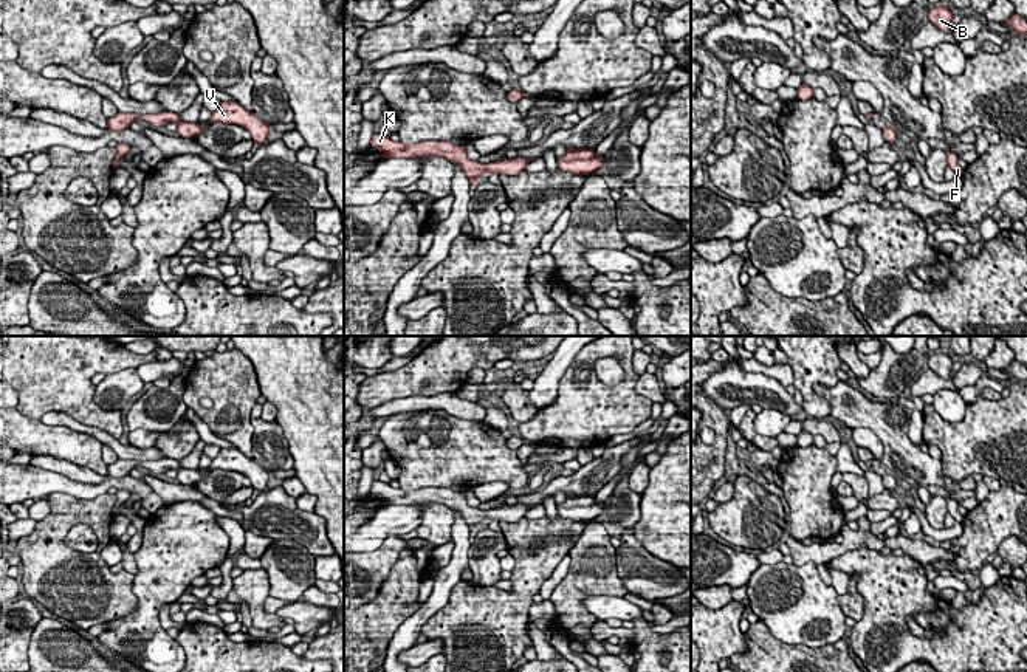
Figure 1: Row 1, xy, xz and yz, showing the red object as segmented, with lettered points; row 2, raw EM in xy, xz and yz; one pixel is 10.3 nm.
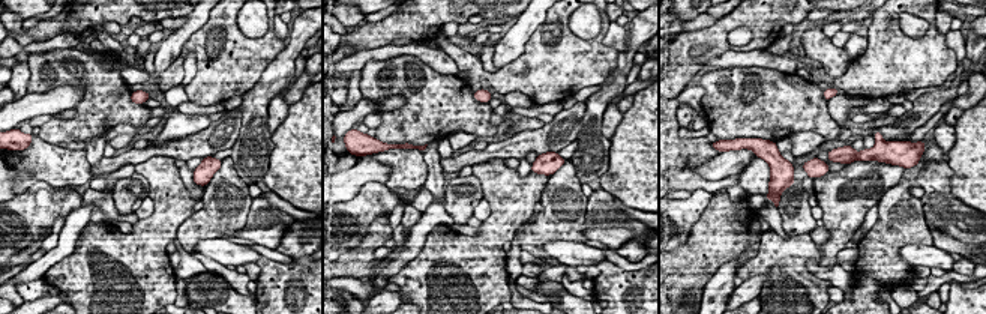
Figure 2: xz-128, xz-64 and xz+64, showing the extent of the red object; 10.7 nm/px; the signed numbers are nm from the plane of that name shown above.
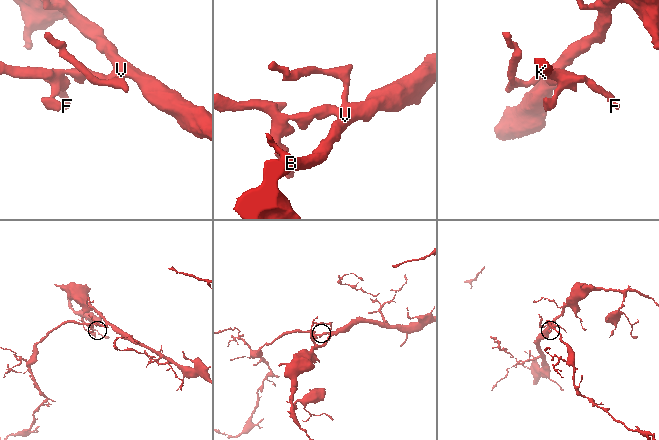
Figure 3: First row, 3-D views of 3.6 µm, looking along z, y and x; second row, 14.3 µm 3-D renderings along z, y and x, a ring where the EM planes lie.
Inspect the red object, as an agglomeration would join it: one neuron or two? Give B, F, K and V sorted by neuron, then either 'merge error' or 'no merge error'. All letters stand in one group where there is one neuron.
groups B F K V; no merge error

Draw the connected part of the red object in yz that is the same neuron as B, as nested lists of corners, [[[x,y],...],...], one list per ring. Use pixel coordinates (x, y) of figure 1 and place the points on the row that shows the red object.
[[[946,5],[934,6],[926,11],[928,20],[943,33],[951,33],[950,25],[953,23],[954,14]]]

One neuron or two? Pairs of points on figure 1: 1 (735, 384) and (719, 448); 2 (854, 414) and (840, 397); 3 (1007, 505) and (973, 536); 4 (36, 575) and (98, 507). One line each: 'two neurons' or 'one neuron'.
1: two neurons
2: one neuron
3: one neuron
4: one neuron

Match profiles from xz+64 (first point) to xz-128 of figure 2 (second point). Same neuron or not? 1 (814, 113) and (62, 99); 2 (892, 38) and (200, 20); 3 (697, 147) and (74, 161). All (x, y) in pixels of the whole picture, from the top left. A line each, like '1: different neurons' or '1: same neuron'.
1: different neurons
2: different neurons
3: same neuron

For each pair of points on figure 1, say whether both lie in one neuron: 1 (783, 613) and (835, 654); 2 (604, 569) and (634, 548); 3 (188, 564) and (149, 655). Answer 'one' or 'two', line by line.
1: two
2: two
3: one

